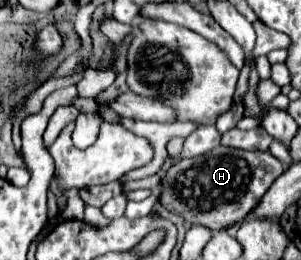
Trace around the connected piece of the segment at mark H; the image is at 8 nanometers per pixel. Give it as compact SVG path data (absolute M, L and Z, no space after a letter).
M218 146L198 158L180 160L166 174L162 174L160 204L186 218L190 224L202 224L210 230L226 230L246 220L282 172L283 164L270 152L248 152Z

